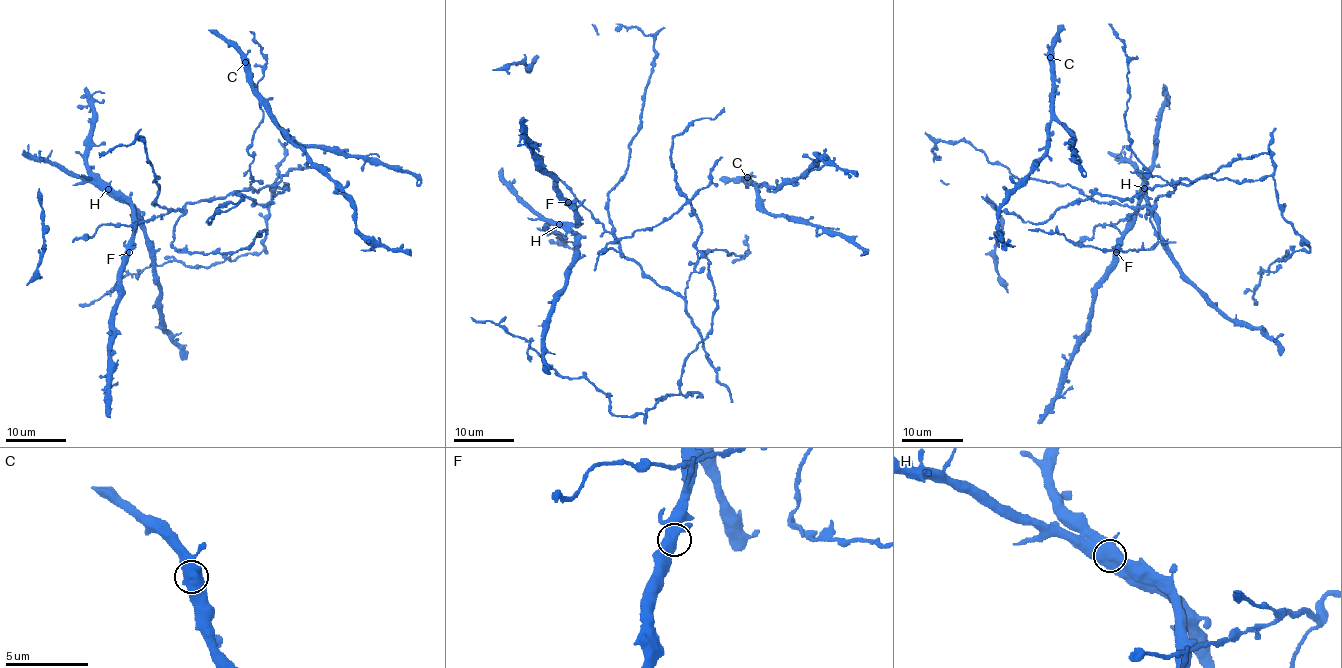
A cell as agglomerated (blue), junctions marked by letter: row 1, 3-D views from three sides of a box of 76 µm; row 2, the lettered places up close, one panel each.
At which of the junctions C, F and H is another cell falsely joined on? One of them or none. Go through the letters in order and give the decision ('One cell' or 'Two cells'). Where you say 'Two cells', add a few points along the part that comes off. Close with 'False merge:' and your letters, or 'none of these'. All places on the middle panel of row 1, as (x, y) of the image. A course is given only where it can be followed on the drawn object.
C: One cell
F: One cell
H: One cell
False merge: none of these

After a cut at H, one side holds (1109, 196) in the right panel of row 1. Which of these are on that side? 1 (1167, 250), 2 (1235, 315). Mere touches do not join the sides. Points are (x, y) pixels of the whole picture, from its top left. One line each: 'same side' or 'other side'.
1: other side
2: other side

